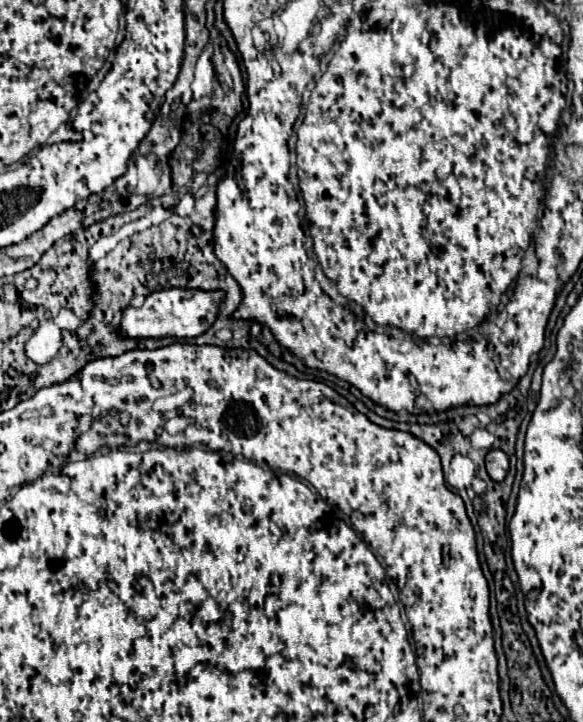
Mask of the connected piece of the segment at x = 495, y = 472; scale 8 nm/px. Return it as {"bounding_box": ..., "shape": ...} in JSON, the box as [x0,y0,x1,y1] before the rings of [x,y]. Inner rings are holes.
{"bounding_box":[485,450,509,482],"shape":[[[489,450],[485,458],[485,466],[487,466],[487,474],[491,476],[491,480],[501,482],[509,470],[509,458],[501,450]]]}

